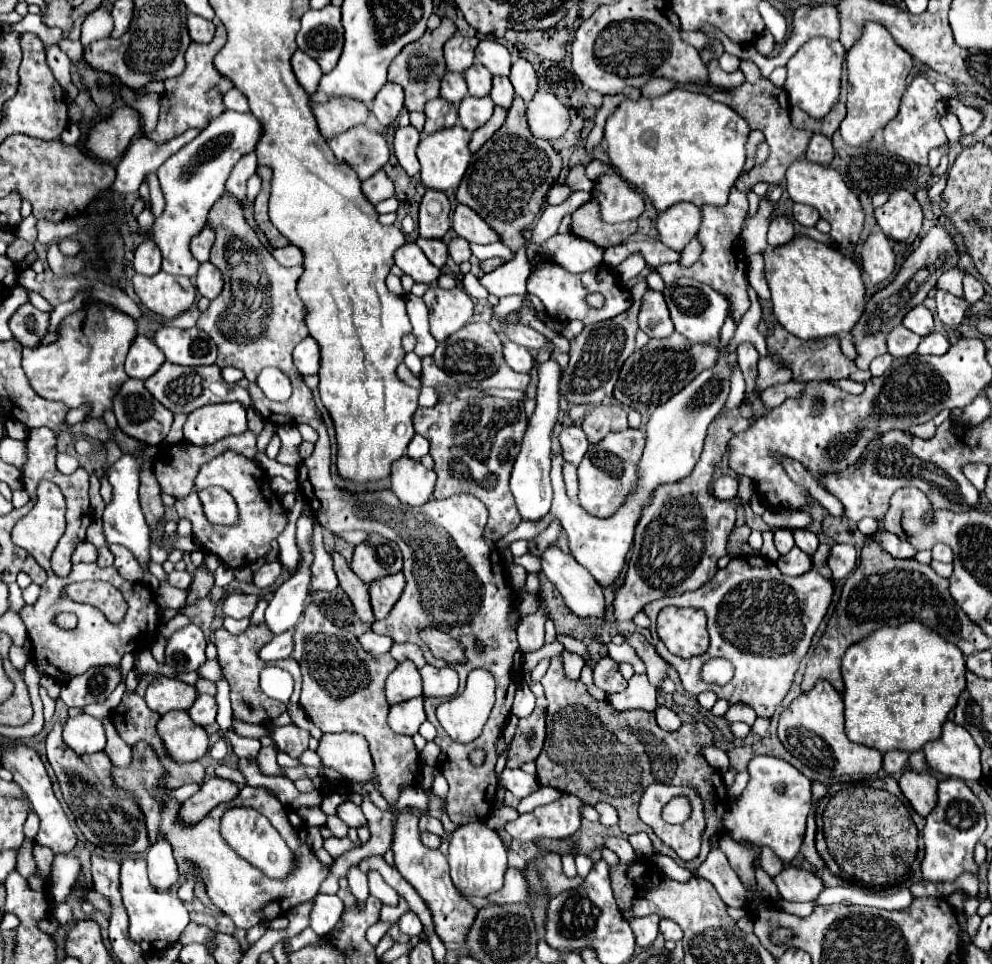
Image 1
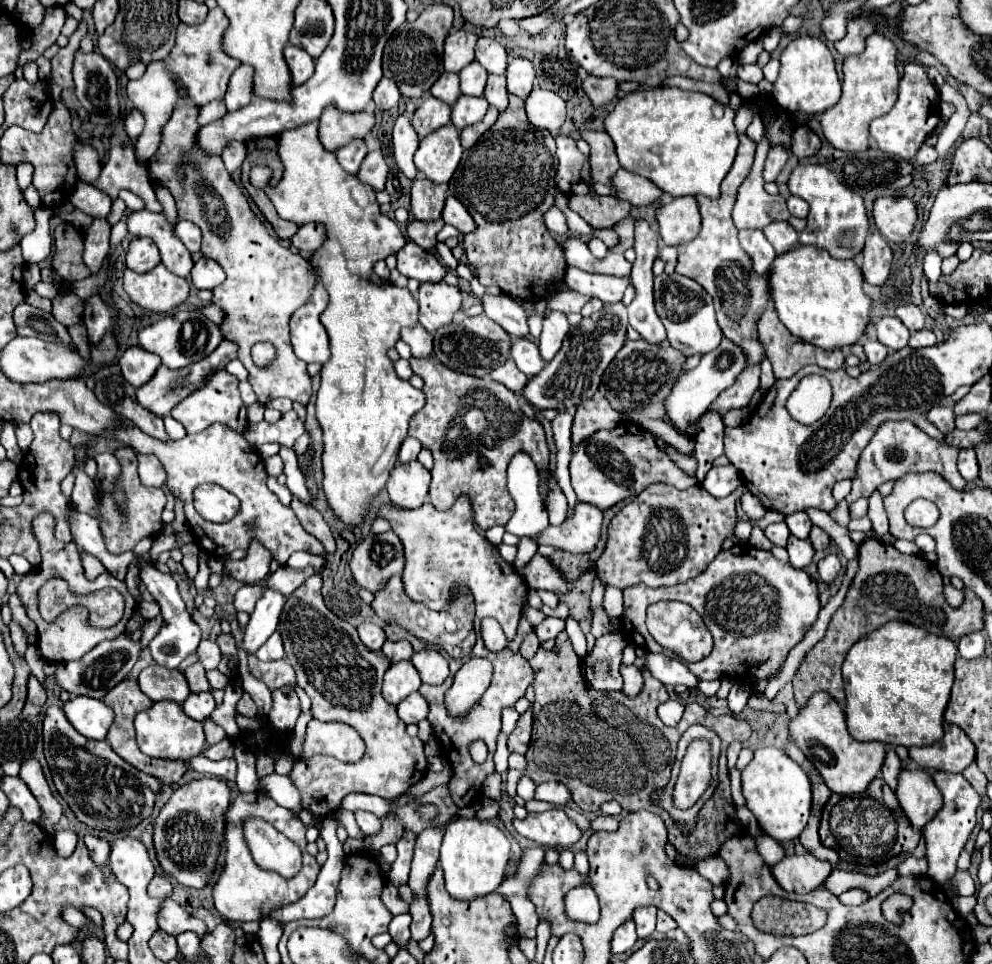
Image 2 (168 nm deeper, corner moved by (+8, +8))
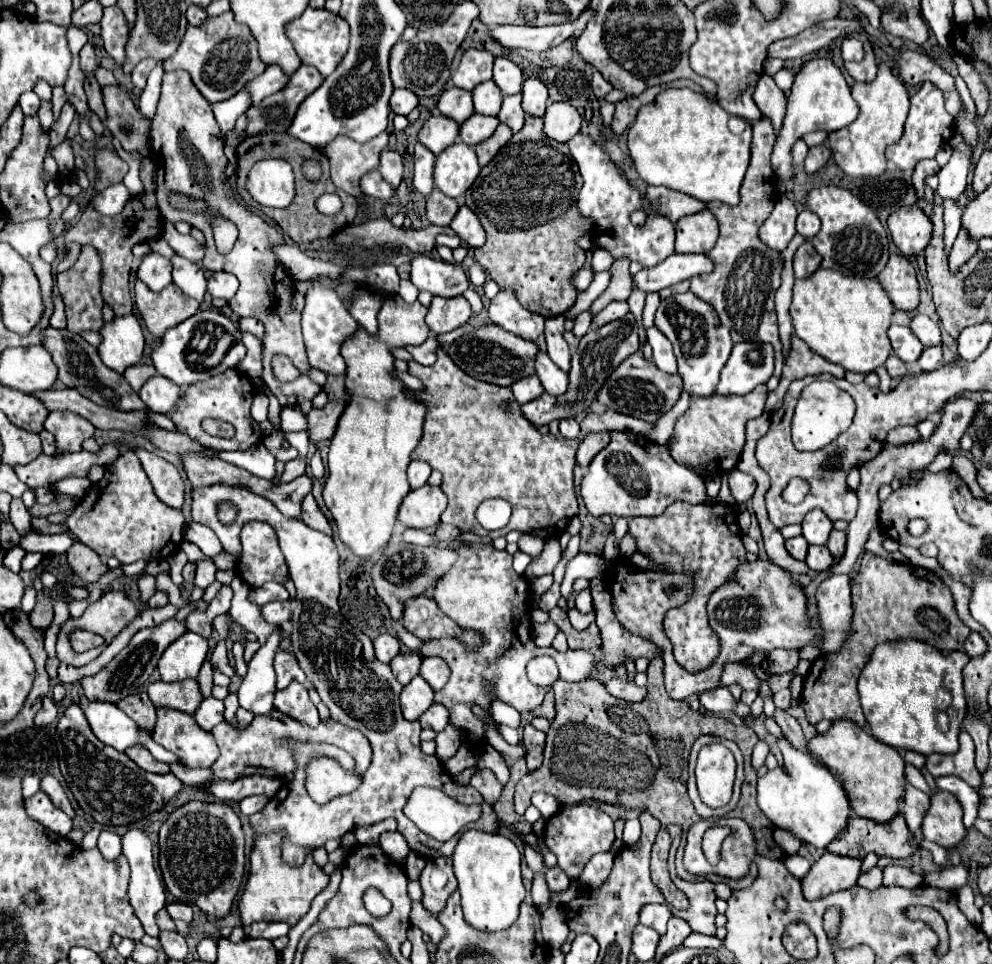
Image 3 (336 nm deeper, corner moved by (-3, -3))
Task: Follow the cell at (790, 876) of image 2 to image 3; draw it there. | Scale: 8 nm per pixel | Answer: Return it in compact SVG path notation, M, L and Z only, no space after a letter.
M826 851L800 879L804 897L808 901L816 901L834 891L854 887L860 875L860 865L862 865L860 859L840 857Z

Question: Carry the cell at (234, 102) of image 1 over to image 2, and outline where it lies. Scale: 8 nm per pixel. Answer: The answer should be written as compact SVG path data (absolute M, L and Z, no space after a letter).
M241 64L233 72L233 76L229 80L227 94L223 98L229 112L235 112L251 102L251 98L253 98L253 74L255 74L255 70L249 64Z

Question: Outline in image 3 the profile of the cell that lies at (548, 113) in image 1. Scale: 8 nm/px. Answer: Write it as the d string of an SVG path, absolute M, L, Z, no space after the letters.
M552 103L544 115L544 131L550 139L560 143L570 141L580 131L582 117L568 103Z

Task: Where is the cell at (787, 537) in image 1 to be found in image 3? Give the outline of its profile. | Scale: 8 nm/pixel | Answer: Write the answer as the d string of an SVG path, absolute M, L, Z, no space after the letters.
M800 535L800 537L792 537L792 539L786 539L786 551L788 551L794 559L804 561L806 551L808 551L808 543L806 543L806 539L804 539L802 535Z

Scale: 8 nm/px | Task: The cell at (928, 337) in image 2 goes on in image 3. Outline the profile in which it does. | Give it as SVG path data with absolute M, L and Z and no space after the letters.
M934 345L934 347L924 347L920 359L918 359L918 365L922 371L932 371L932 369L938 369L942 363L942 347L940 345Z

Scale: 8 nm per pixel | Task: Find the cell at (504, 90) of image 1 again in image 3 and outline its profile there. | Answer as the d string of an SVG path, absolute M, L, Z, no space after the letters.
M516 93L516 95L504 95L502 109L500 109L500 113L498 113L498 119L500 119L502 123L506 123L514 133L522 129L524 117L526 117L524 111L522 111L522 107L520 107L520 99L522 99L520 93Z

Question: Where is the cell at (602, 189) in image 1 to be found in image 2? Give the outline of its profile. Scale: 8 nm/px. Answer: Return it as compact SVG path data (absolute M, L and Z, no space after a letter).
M619 168L613 176L613 188L619 200L627 200L633 206L647 206L663 196L663 190L651 184L651 180Z

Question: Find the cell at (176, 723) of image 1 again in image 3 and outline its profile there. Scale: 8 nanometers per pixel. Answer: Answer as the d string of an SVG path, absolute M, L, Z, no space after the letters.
M158 709L152 739L164 749L176 753L186 767L212 767L218 759L214 737L200 729L192 715L176 709Z

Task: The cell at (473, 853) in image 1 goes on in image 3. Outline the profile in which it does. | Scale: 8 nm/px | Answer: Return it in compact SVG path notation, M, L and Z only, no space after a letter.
M468 829L460 835L454 849L452 863L458 879L458 891L462 895L464 919L480 931L502 931L508 929L516 917L518 907L526 895L520 877L520 851L516 843L500 833L486 833Z

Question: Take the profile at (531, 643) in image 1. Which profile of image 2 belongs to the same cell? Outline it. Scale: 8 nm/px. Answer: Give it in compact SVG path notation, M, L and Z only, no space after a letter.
M531 632L531 634L525 638L525 642L521 644L519 654L521 654L525 660L531 660L531 658L535 656L535 652L537 652L537 650L539 650L539 640L537 640L535 632Z

